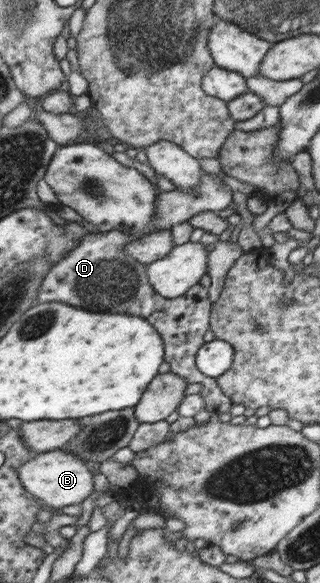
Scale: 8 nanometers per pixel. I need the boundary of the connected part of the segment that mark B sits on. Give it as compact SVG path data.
M58 449L38 453L22 464L18 470L20 484L32 494L34 498L42 500L49 508L67 507L82 502L92 492L92 474L86 468L86 462L80 461L78 456Z

